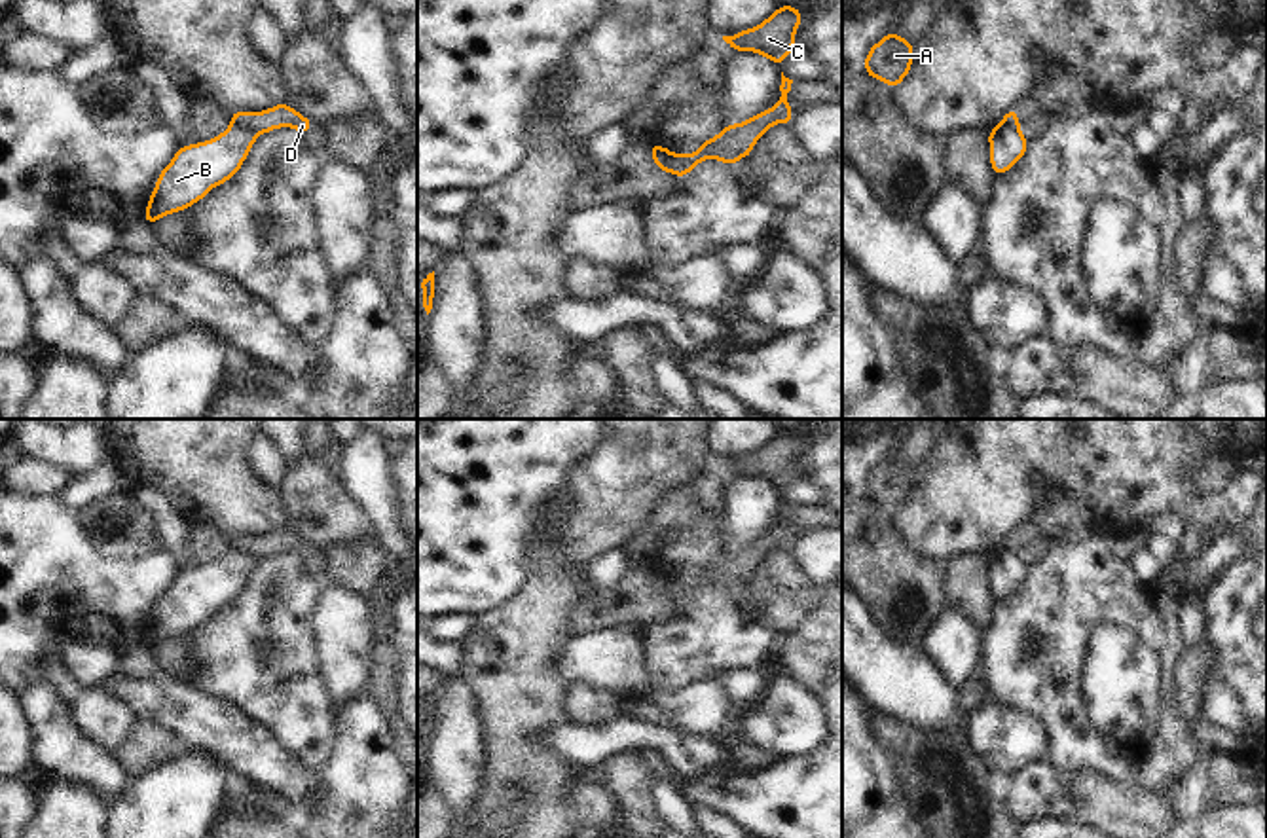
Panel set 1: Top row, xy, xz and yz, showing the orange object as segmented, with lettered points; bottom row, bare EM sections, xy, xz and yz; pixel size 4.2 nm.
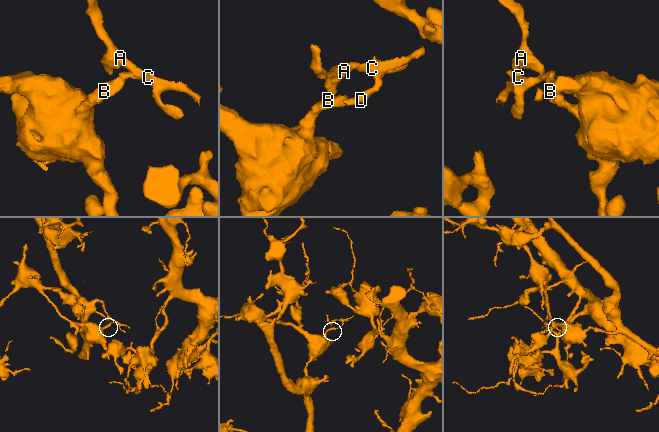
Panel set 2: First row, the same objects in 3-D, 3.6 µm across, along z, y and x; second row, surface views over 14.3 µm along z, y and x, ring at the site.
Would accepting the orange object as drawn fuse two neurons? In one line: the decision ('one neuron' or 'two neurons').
two neurons

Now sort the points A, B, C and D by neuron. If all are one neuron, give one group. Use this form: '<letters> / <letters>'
A C D / B

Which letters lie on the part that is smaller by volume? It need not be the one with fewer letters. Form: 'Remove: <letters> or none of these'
Remove: A, C, D

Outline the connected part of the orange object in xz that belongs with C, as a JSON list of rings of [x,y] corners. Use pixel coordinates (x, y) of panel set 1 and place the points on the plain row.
[[[778,430],[776,438],[759,451],[723,461],[723,465],[734,476],[757,476],[781,493],[785,480],[795,476],[795,455],[802,446],[799,432]]]

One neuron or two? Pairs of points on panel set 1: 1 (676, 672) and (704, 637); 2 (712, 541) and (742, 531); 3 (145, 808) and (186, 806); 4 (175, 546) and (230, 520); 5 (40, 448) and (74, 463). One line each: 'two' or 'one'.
1: one
2: two
3: one
4: two
5: one

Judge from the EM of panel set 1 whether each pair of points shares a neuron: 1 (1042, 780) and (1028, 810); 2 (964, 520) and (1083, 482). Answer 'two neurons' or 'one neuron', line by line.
1: one neuron
2: one neuron

